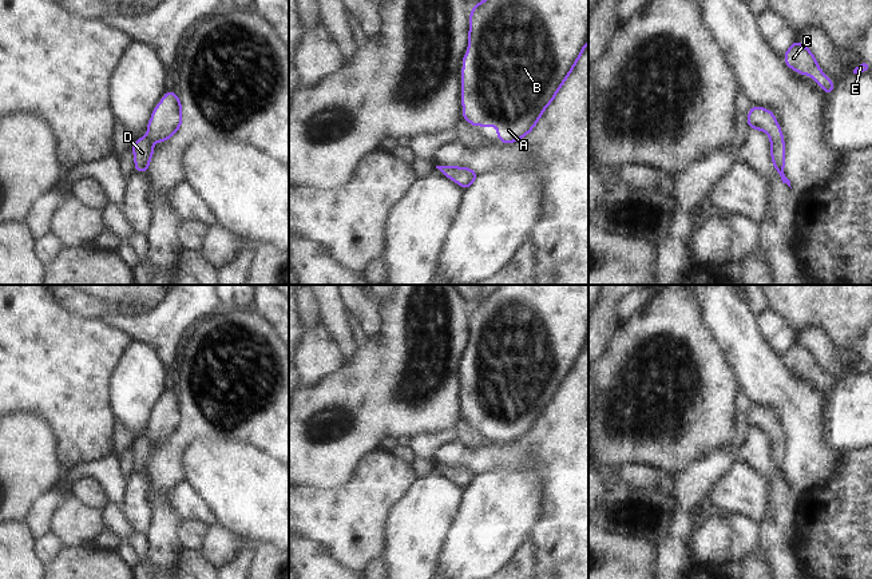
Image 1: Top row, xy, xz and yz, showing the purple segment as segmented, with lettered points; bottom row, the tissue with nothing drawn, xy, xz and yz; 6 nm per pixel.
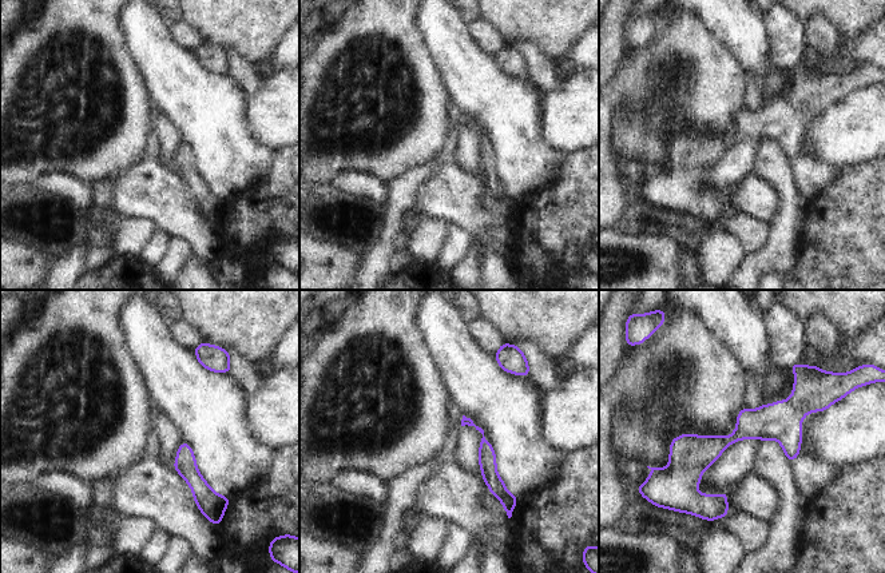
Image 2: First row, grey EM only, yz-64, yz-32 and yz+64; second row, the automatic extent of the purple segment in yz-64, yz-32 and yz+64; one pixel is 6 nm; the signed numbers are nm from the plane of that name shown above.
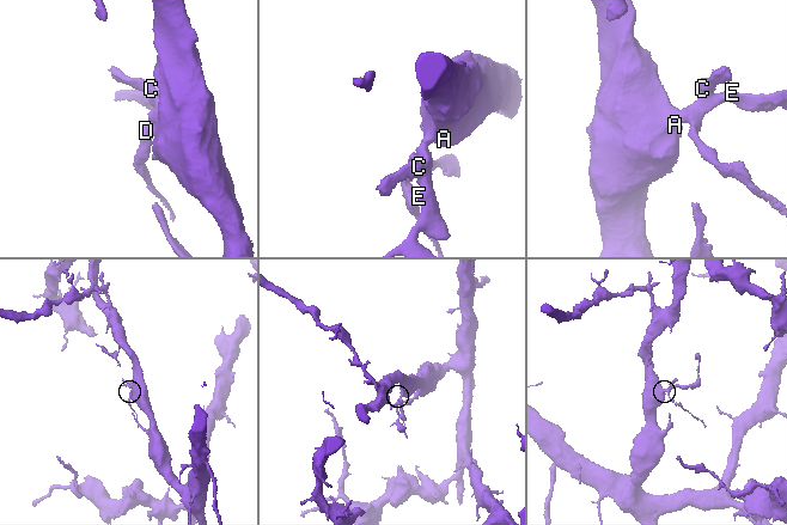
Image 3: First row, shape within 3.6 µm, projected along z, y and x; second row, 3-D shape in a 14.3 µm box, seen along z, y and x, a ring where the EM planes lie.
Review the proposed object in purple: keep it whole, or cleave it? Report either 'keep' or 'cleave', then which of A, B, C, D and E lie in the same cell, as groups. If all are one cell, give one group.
keep; groups A B C D E

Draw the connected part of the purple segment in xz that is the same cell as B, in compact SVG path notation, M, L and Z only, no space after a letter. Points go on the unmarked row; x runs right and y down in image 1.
M502 285L473 305L468 352L463 357L463 416L475 425L496 425L502 443L531 432L568 377L588 342L588 285Z

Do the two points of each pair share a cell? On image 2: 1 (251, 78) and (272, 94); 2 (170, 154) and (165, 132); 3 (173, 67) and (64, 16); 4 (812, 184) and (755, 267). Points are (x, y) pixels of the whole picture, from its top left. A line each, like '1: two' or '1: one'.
1: two
2: one
3: two
4: two

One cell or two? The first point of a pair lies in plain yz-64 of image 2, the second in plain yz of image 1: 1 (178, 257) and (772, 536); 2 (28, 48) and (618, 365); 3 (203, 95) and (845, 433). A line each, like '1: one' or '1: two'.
1: two
2: one
3: two

